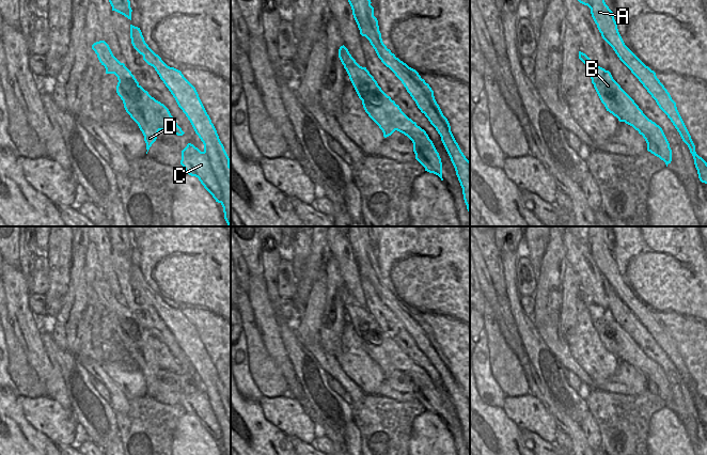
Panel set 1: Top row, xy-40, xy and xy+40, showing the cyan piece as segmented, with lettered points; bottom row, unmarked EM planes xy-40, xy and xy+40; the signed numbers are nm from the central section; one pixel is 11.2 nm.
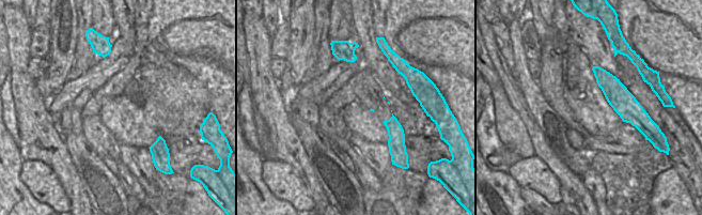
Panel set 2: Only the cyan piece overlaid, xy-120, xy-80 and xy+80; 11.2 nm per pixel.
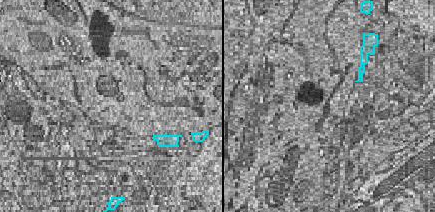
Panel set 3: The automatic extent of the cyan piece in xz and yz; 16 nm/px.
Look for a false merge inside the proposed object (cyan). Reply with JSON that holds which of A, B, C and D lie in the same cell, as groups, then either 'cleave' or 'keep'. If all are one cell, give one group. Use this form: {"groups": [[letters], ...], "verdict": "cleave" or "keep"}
{"groups": [["A", "B", "C"], ["D"]], "verdict": "cleave"}

